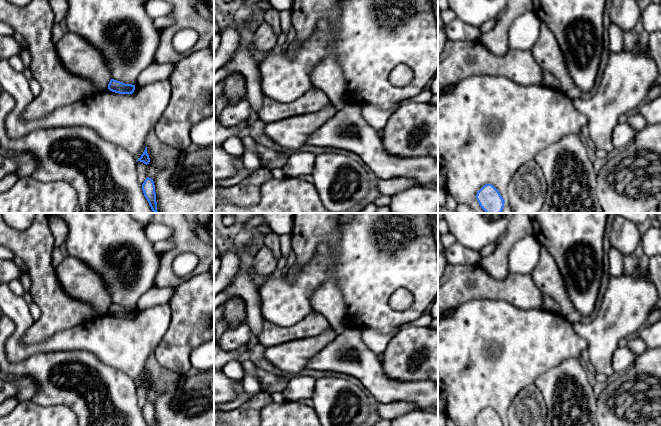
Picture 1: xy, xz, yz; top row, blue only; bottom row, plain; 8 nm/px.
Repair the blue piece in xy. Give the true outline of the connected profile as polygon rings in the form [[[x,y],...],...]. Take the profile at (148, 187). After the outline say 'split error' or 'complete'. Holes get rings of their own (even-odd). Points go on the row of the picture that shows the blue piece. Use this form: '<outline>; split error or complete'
[[[147,177],[142,184],[142,190],[145,198],[147,199],[153,213],[158,213],[157,211],[157,202],[156,202],[156,193],[155,185],[153,179]]]; complete

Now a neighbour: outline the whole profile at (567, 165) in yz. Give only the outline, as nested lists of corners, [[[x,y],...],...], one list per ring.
[[[566,135],[535,156],[548,186],[539,213],[604,213],[597,200],[594,158],[580,135]]]

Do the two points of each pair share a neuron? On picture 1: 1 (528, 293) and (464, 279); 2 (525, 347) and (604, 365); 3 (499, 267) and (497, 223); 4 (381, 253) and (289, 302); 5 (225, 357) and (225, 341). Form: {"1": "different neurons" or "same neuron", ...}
{"1": "same neuron", "2": "different neurons", "3": "different neurons", "4": "same neuron", "5": "different neurons"}

